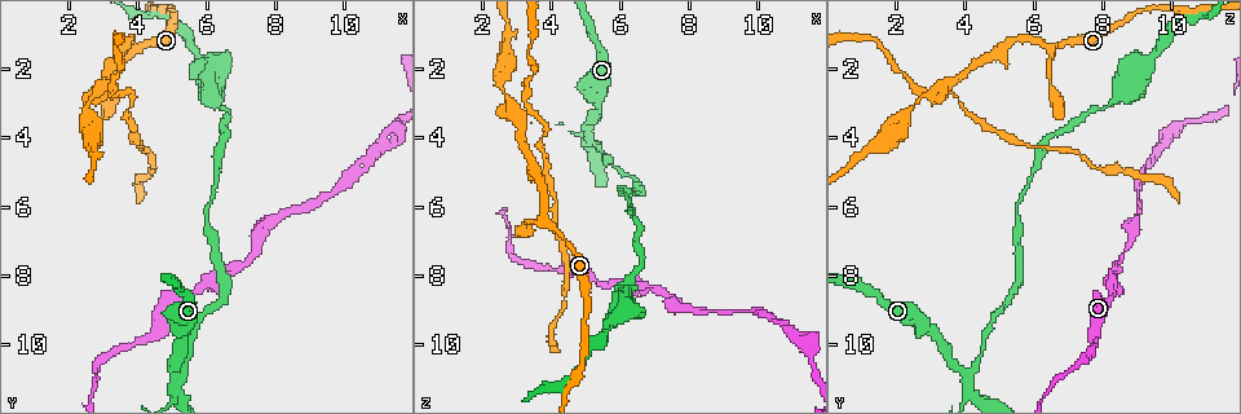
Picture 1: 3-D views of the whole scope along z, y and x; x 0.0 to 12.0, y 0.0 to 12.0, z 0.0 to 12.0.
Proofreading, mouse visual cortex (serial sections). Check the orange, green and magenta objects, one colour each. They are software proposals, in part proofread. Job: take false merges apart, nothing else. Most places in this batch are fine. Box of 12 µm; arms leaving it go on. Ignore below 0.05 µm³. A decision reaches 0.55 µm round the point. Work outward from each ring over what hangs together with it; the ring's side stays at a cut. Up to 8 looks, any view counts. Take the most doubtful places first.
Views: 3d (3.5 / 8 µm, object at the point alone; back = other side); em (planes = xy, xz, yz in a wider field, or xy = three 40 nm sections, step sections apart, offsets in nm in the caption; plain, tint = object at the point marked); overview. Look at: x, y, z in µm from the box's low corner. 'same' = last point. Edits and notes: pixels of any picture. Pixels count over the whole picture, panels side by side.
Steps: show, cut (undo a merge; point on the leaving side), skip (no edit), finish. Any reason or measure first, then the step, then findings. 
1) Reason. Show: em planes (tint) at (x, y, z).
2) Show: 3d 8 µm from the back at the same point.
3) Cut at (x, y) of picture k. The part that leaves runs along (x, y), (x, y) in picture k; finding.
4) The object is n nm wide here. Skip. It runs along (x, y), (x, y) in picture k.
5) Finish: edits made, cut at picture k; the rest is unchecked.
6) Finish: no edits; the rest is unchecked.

Looks like a crossing. Show: 3d 3.5 µm at (3.2, 2.5, 3.4).

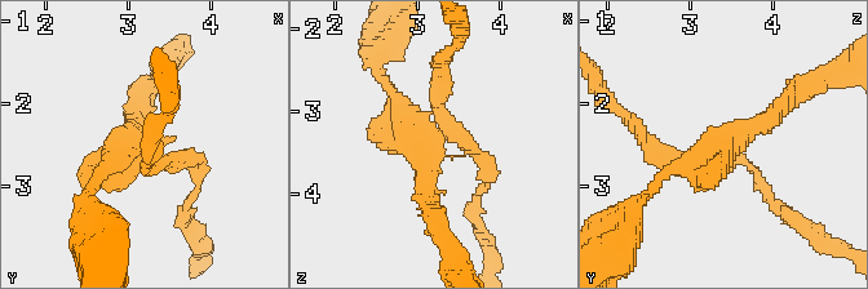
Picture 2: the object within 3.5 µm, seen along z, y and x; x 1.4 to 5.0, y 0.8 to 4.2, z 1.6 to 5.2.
Show: em xy step 3 (tint) at (3.10, 2.50, 3.35).

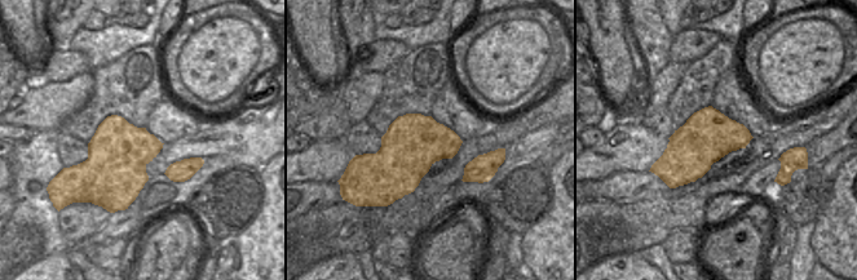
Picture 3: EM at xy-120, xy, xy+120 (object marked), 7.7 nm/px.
Cut at (481, 155) of picture 2. Two cells meet here.

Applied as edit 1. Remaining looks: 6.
See it whole again. Show: overview.

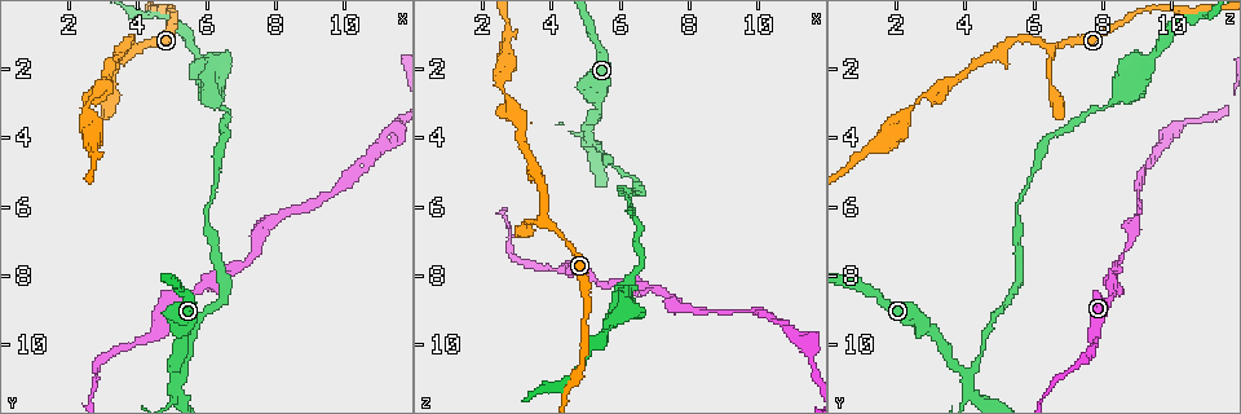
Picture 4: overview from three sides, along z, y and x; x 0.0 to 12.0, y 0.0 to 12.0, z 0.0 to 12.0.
A fork. Show: 3d 3.5 µm at (11.3, 3.8, 10.0).

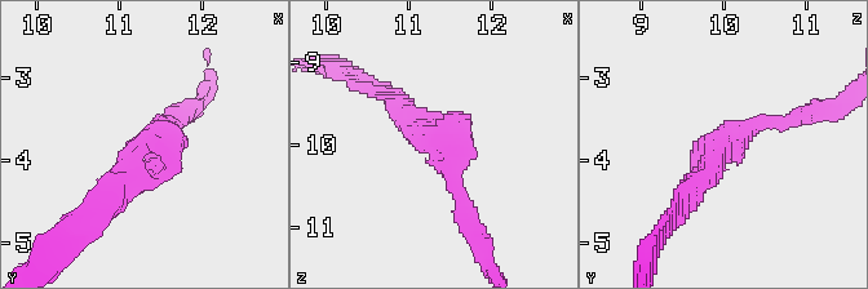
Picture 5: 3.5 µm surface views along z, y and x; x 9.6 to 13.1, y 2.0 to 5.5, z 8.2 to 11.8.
Show: em xy step 2 (tint) at (11.30, 3.75, 10.00).

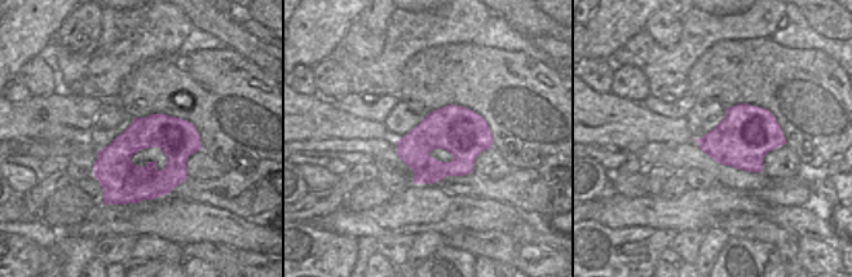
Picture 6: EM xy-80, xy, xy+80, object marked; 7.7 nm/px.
Skip. All the same cell.

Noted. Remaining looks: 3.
Abrupt turn. Show: 3d 8 µm at (5.0, 10.9, 4.0).

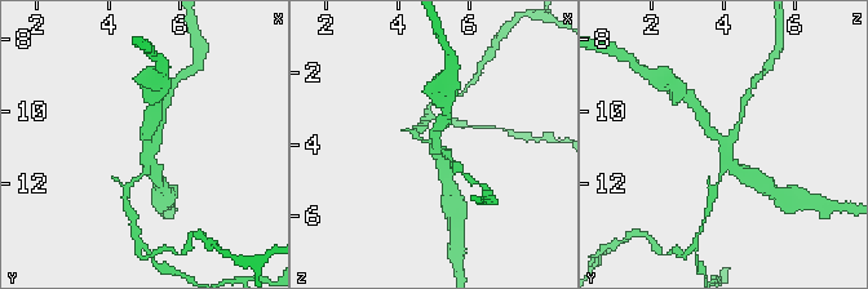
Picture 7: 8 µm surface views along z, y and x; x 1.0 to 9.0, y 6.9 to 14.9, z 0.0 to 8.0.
3 arms meet here; the arms are 150, 300, 300 nm wide. Show: em xy step 1 (tint) at (5.1, 10.9, 4.0).

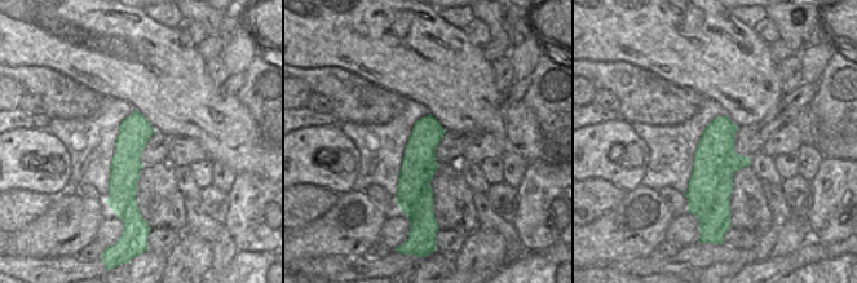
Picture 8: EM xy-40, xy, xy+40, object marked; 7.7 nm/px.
Cut at (416, 130) of picture 7. A second cell is stuck on.

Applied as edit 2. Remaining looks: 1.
Finish: edits made, cut at picture 2, cut at picture 7; the rest is unchecked.

